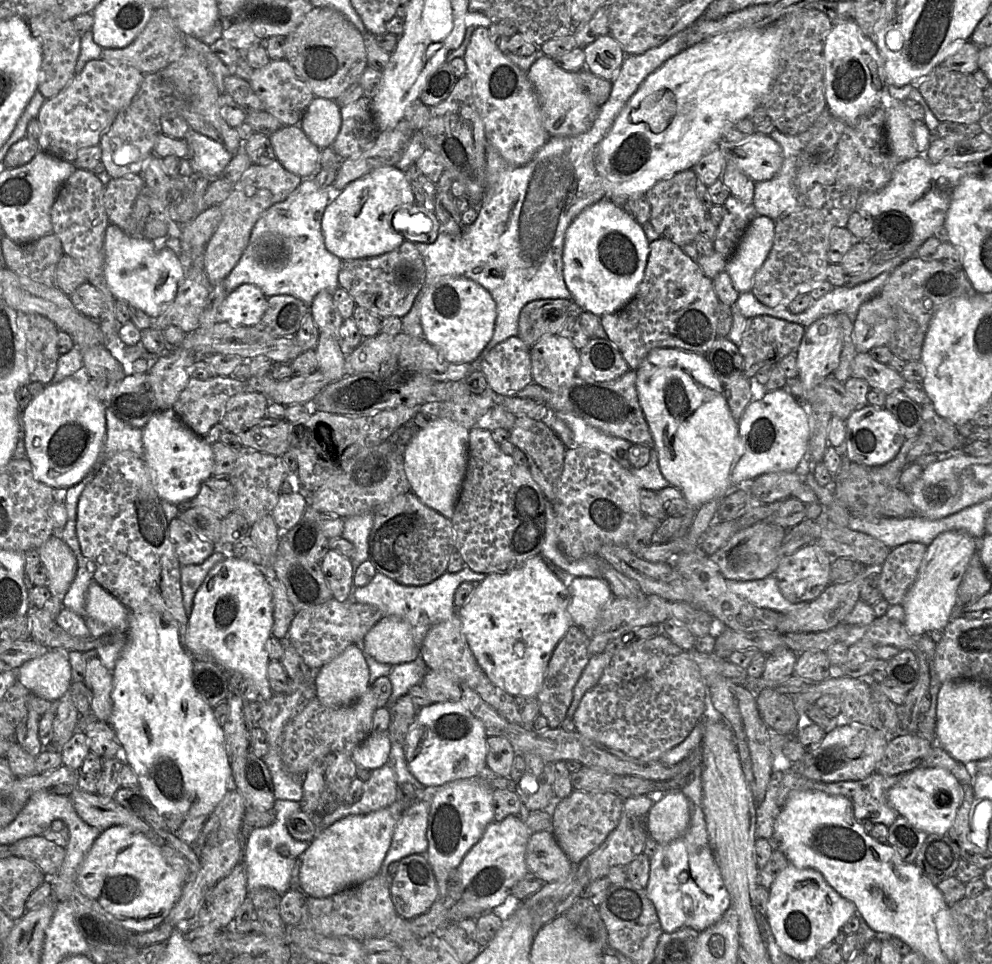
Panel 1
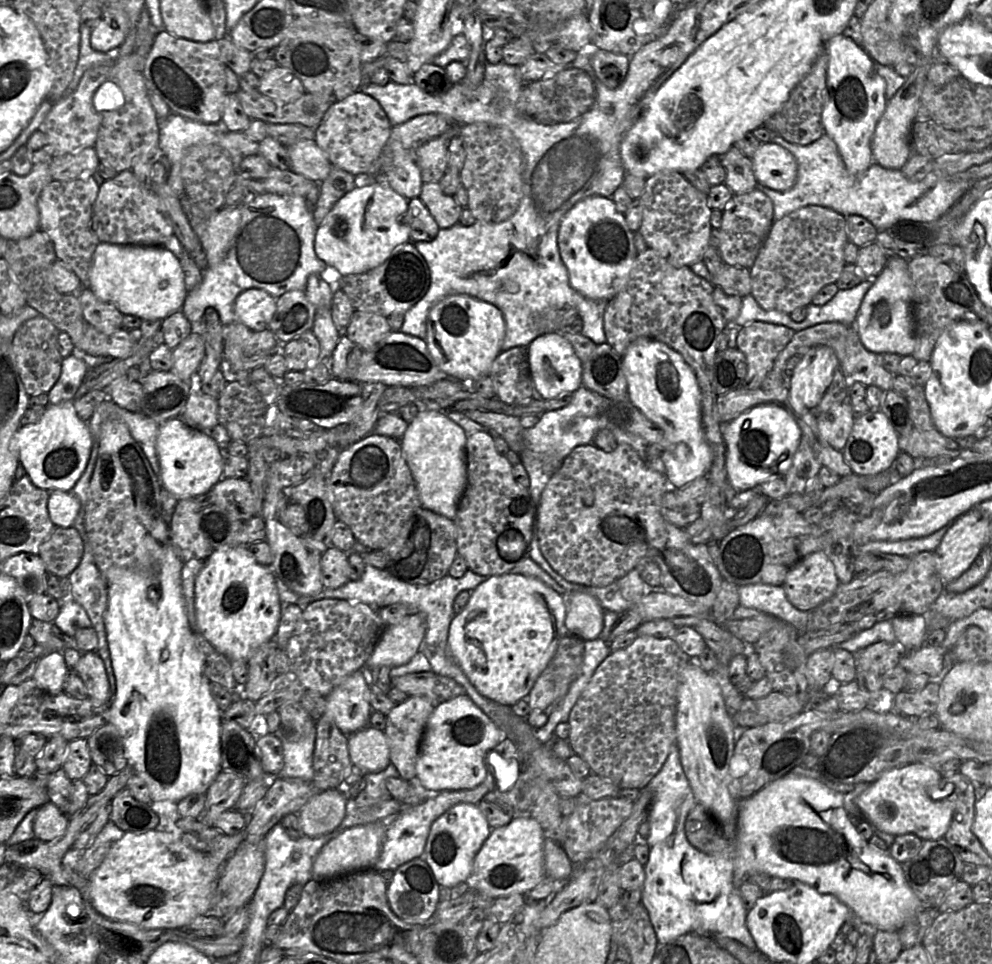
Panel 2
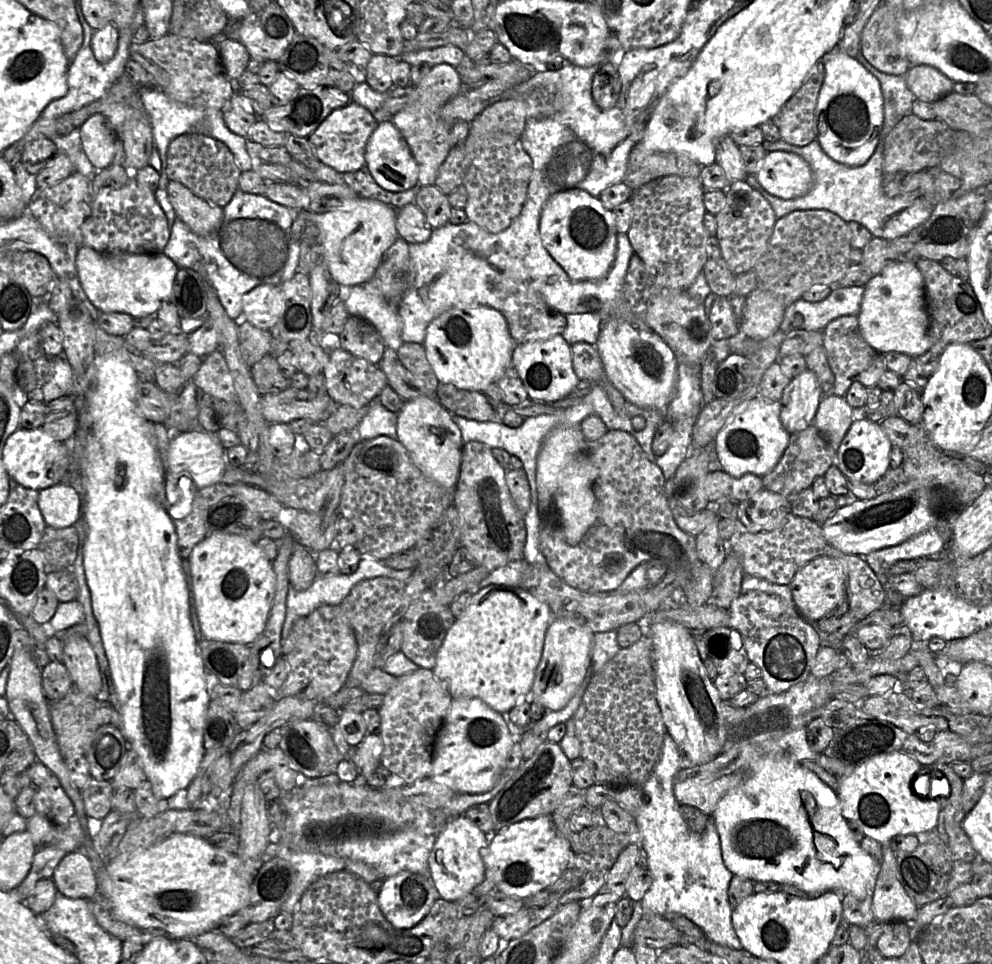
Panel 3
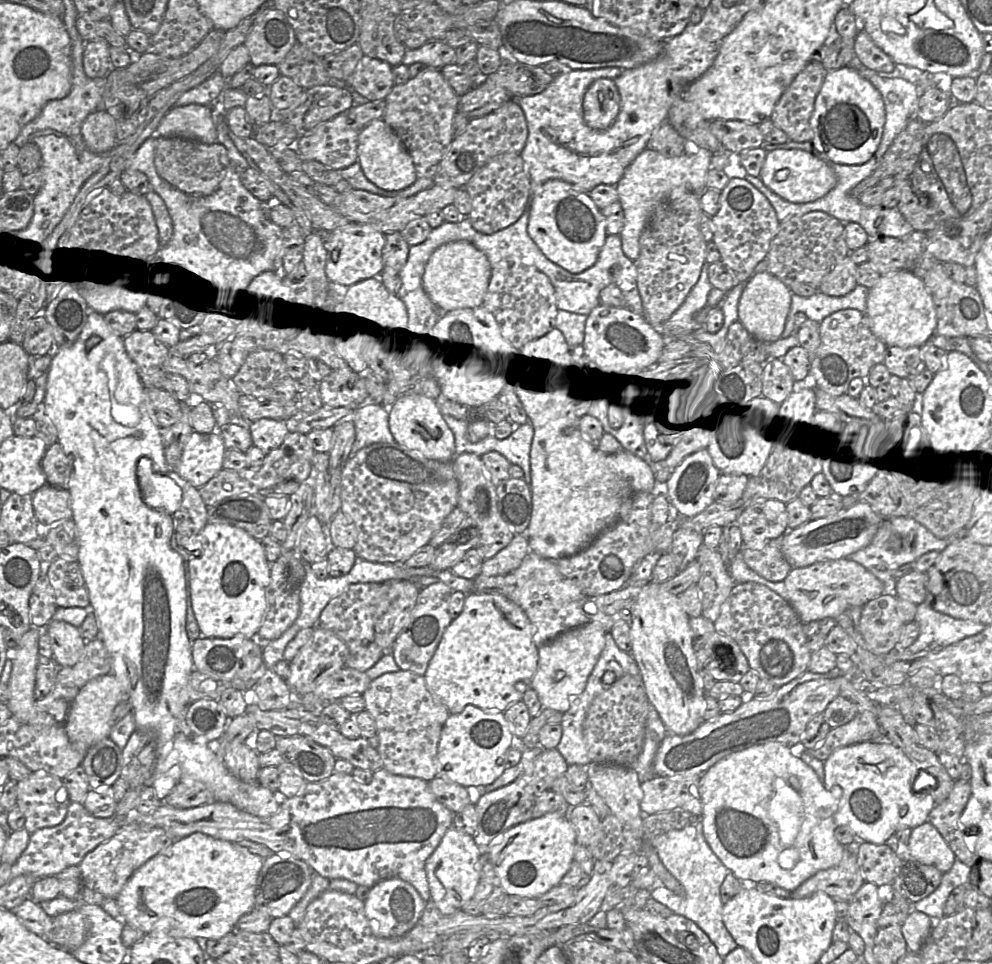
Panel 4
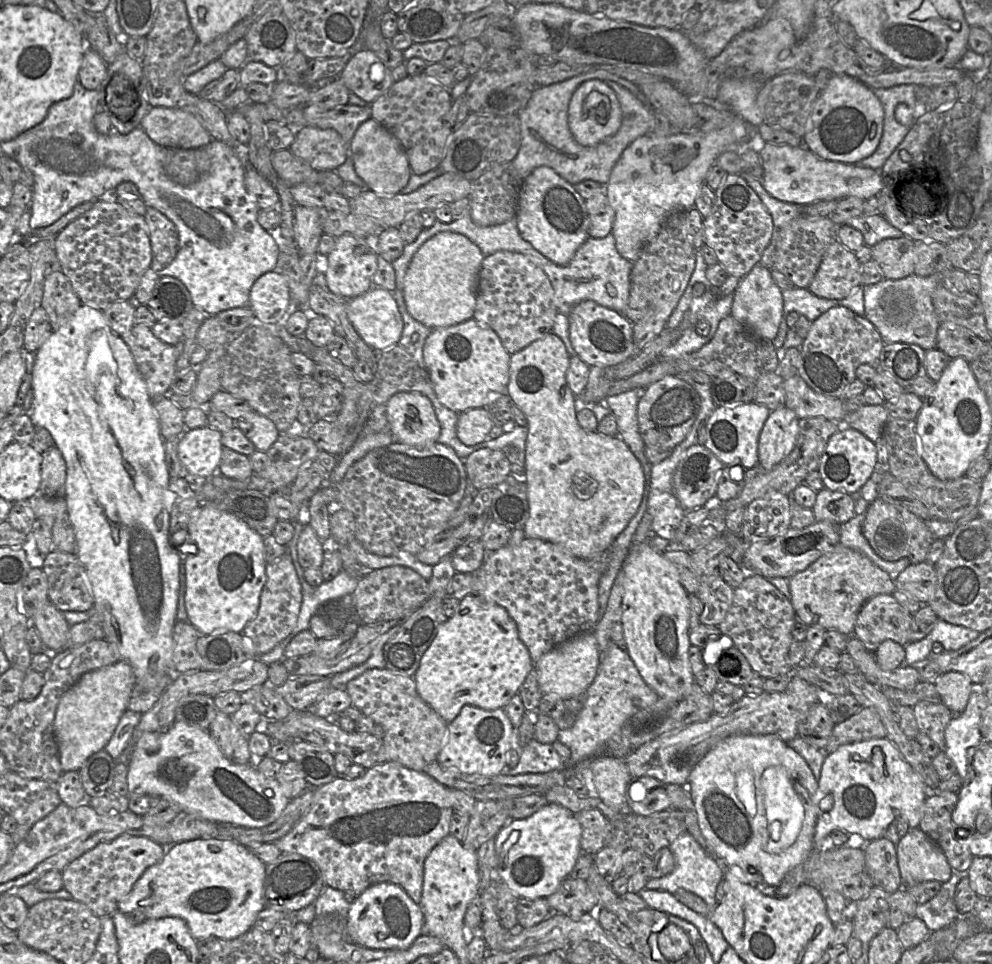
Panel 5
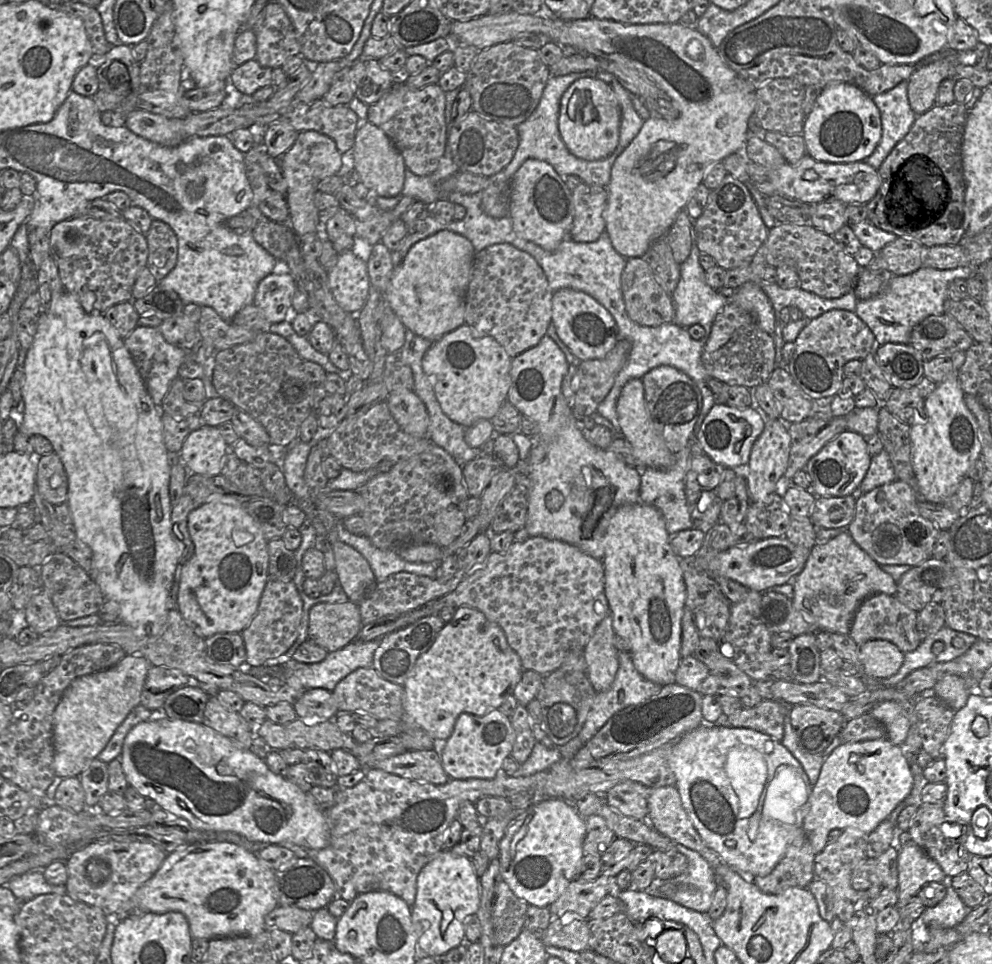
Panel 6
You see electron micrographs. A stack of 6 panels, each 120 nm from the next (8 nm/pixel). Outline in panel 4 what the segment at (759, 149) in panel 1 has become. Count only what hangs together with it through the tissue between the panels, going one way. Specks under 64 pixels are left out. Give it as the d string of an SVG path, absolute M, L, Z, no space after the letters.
M775 149L767 152L759 177L771 191L792 203L813 202L825 196L837 183L834 171L824 160L800 149Z

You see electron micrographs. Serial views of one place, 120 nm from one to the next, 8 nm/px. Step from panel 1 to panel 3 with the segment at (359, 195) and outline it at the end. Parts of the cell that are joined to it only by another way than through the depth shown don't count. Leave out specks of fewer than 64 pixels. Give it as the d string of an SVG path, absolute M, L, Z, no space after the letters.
M358 197L327 213L308 213L309 220L316 222L323 232L323 259L328 265L331 276L339 285L353 287L372 279L384 253L399 237L396 229L398 210L379 200Z

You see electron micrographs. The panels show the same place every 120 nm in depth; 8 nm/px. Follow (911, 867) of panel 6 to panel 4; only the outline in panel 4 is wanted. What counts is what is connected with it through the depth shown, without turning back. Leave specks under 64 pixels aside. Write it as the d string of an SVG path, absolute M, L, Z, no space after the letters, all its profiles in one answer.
M930 822L911 830L907 852L918 862L934 866L943 874L951 869L956 859L940 832Z

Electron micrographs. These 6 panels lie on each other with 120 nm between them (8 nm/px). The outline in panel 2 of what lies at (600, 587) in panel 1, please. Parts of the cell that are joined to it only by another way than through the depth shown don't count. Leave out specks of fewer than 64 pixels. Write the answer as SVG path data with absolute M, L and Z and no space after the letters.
M570 592L566 600L565 626L584 641L600 636L605 610L599 601L583 592Z

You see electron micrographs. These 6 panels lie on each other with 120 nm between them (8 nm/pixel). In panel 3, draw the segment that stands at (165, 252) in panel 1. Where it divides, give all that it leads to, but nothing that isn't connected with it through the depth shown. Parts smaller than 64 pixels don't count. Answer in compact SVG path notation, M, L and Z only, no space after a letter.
M81 246L76 268L83 290L99 312L123 312L132 317L156 314L162 302L169 301L179 267L161 253L105 254Z

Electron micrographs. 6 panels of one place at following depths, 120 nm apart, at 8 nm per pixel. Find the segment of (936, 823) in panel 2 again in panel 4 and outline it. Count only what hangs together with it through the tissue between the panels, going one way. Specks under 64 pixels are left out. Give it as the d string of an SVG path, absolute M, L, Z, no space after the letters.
M886 739L855 743L835 750L824 761L824 772L823 785L826 790L832 791L835 786L842 789L839 805L833 816L836 827L848 827L861 841L886 844L888 838L897 831L913 829L928 822L929 814L936 806L931 788L921 793L913 790L916 778L926 771L918 769L900 749Z

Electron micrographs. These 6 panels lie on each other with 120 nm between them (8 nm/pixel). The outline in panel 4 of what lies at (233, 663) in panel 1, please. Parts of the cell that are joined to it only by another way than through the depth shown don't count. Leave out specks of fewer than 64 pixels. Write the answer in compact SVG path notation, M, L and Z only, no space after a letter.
M207 523L205 527L196 535L190 536L184 543L185 549L190 551L189 557L189 572L191 585L191 601L193 612L201 631L200 637L217 637L217 638L232 638L234 636L243 636L246 638L256 638L257 632L264 619L264 613L267 607L266 591L270 584L270 563L265 556L265 550L261 542L241 528L229 524L214 524Z

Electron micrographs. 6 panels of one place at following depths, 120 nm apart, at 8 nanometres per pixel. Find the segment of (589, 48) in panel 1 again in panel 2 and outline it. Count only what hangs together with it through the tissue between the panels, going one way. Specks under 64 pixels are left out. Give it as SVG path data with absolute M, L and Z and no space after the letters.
M592 47L591 64L597 79L607 88L616 89L626 77L629 56Z

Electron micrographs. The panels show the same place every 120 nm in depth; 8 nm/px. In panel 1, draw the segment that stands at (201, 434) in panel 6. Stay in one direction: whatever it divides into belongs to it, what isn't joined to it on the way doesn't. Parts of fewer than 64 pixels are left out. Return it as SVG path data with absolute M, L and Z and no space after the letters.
M158 411L143 427L143 460L153 475L153 485L160 500L180 504L195 497L202 485L213 474L211 444L193 433L172 412Z

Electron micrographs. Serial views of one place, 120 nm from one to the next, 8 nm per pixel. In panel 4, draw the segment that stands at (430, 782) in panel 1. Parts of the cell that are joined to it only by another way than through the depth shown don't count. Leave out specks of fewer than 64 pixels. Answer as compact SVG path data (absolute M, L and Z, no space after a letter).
M468 704L458 714L449 714L437 748L437 777L470 788L492 784L506 768L506 752L513 734L503 712L484 711Z

